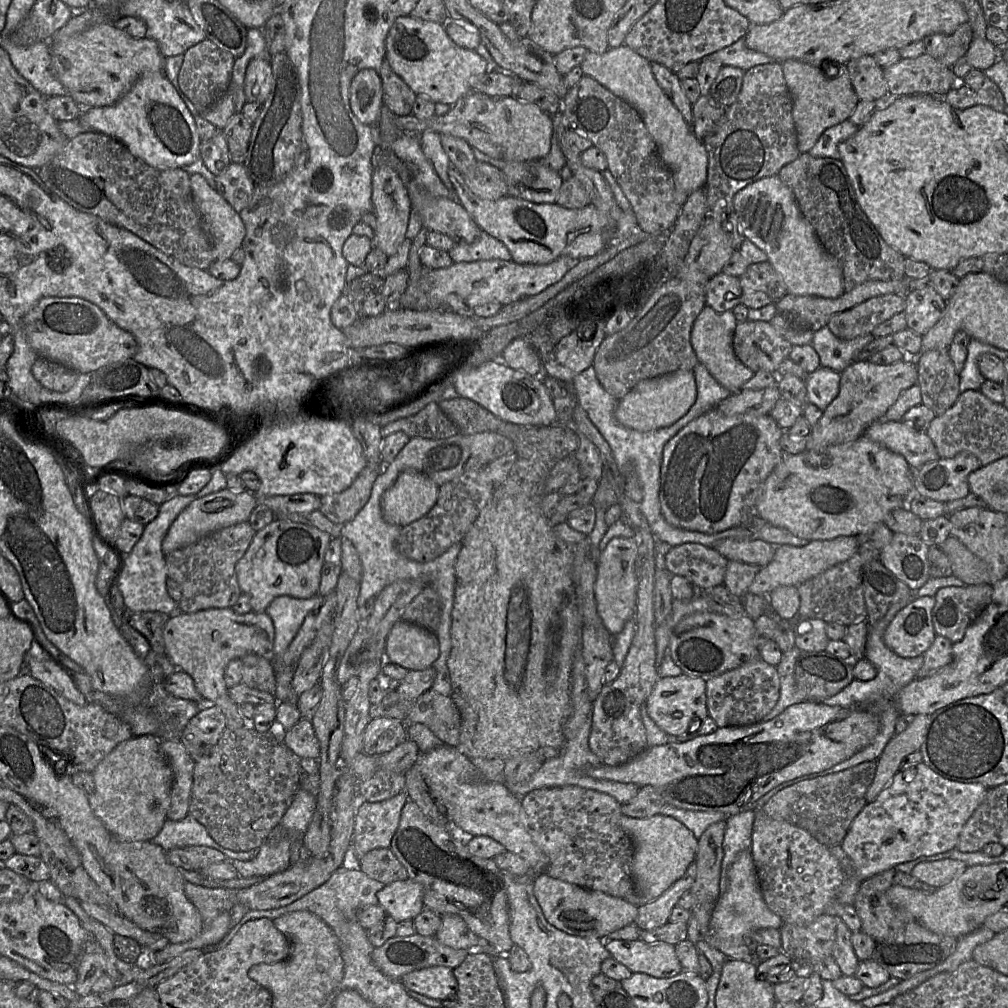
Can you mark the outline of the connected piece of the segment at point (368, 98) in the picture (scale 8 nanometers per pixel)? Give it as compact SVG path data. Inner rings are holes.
M363 69L352 79L350 85L350 107L357 119L374 127L383 107L382 81L374 69Z

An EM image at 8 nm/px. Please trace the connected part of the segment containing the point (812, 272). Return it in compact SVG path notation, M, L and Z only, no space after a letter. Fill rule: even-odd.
M777 175L762 178L738 191L733 198L733 208L740 233L766 253L768 261L785 283L787 293L834 299L846 291L840 261L822 247L813 227L802 215L793 192Z

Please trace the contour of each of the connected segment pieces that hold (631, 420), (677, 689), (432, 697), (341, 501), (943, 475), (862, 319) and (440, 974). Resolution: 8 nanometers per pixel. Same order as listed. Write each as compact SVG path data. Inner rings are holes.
M679 370L670 374L639 381L617 401L614 416L623 426L639 432L669 427L683 417L697 398L697 387L692 370Z
M681 674L659 678L647 701L646 712L650 719L670 737L680 736L708 717L706 706L706 680Z
M433 689L415 699L405 721L423 724L447 745L457 747L459 744L460 713L450 697Z
M367 463L347 489L321 496L319 511L337 526L351 521L368 502L373 483L381 469L380 465Z
M969 452L928 462L915 470L914 493L943 503L964 498L970 493L968 475L981 466Z
M880 295L832 315L826 327L836 337L851 340L871 333L879 324L903 312L904 308L905 295Z
M441 966L413 971L403 976L400 982L406 990L439 1001L450 1001L457 991L453 969Z

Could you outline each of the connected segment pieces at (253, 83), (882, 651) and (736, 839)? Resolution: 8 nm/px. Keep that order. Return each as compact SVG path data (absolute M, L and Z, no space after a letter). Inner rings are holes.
M255 58L247 66L244 79L244 92L247 102L264 103L270 94L273 83L270 62Z
M911 594L911 597L898 601L890 606L887 613L877 622L876 625L870 627L869 634L866 642L865 656L876 668L877 674L875 678L871 680L856 680L854 679L848 686L841 690L836 695L826 698L822 703L829 706L842 706L842 707L862 707L869 711L877 713L880 718L880 730L874 740L864 747L859 752L855 753L852 757L843 762L823 770L821 772L808 774L801 776L802 780L809 780L827 774L840 772L851 767L854 767L860 763L867 761L876 761L883 750L889 743L889 741L895 735L895 725L898 717L900 716L899 709L896 704L896 696L898 692L917 677L917 673L924 662L924 656L919 655L917 657L901 657L893 652L884 642L884 632L889 623L895 617L896 613L908 605L914 598L915 594Z
M755 811L741 812L728 816L723 839L724 857L721 872L721 893L725 888L725 874L737 854L751 849Z

